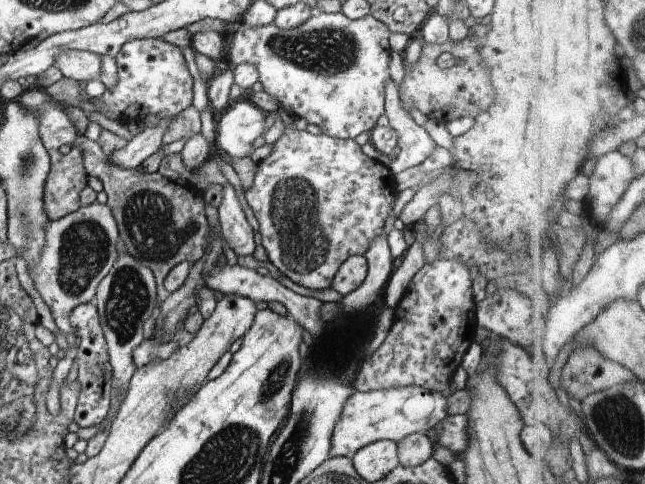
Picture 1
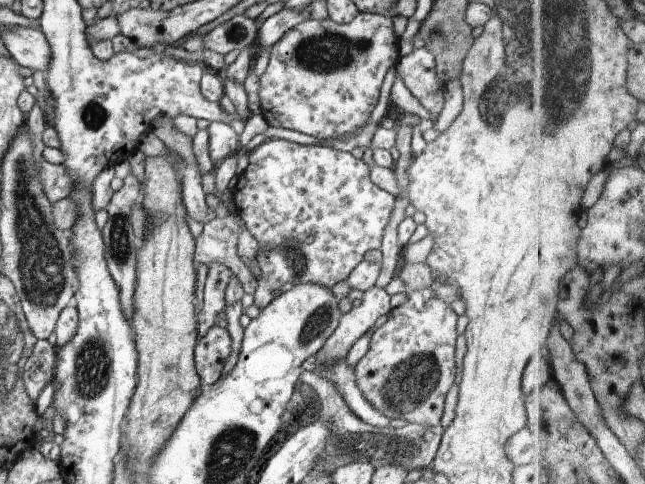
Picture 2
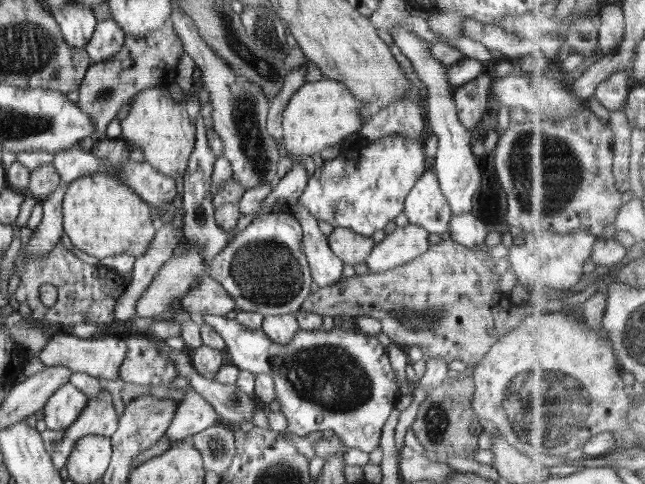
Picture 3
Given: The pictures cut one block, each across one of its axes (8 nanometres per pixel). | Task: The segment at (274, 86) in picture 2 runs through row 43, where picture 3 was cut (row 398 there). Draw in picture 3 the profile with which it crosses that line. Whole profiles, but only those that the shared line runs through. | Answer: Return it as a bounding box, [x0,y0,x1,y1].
[202,314,400,452]

